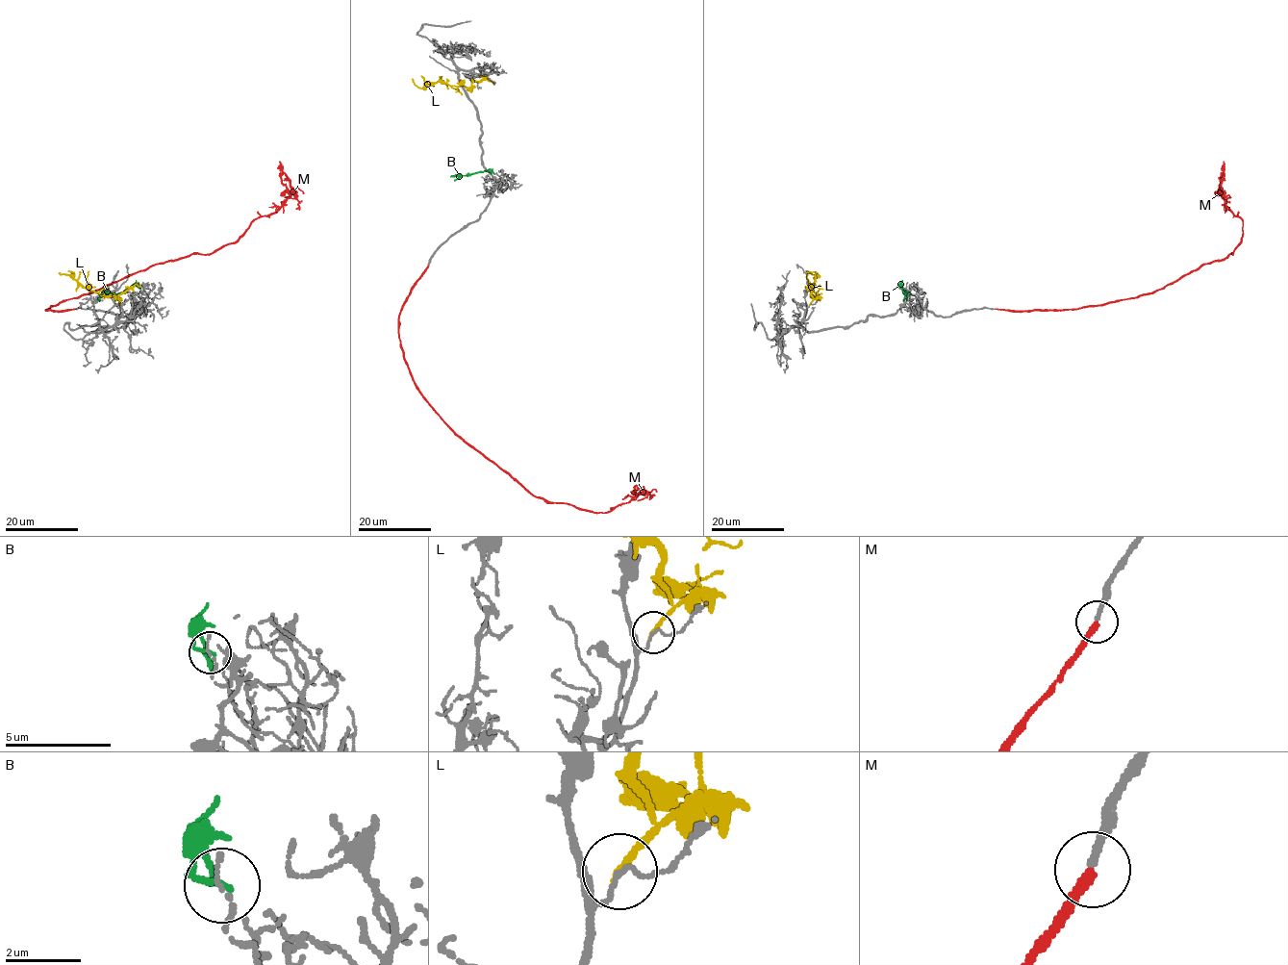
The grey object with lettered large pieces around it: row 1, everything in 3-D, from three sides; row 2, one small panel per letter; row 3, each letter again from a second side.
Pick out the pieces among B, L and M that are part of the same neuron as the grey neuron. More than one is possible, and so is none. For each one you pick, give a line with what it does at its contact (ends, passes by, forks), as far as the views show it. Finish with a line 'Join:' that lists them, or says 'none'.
M: it ends
Join: M

